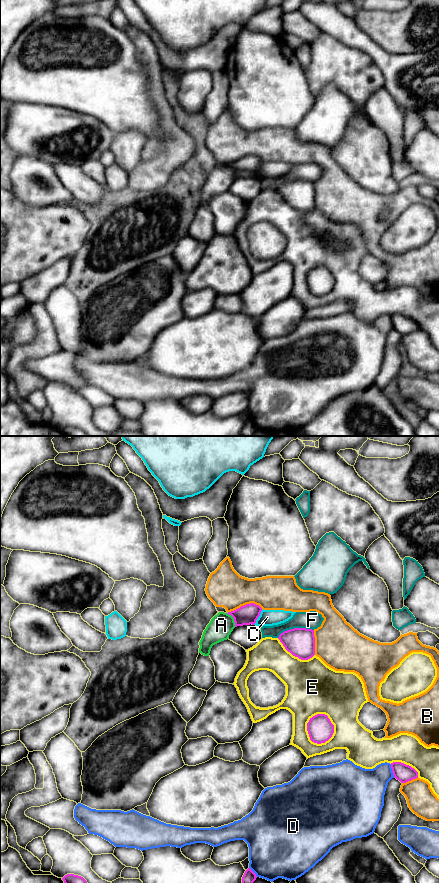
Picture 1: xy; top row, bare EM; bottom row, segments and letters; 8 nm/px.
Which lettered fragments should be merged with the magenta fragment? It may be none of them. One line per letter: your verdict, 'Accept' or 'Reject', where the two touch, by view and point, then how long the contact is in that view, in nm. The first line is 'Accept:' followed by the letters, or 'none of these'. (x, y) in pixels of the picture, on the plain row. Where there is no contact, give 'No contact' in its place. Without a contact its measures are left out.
Accept: none of these
A: Reject. Touches magenta at xy (234, 171). Shared border 130 nm
B: Reject. Touches magenta at xy (246, 156). Shared border 280 nm
C: Reject. Touches magenta at xy (258, 168). Shared border 150 nm
D: Reject. Touches magenta at xy (392, 323). Shared border 120 nm
E: Reject. Touches magenta at xy (333, 284). Shared border 260 nm
F: Reject. Touches magenta at xy (295, 180). Shared border 300 nm

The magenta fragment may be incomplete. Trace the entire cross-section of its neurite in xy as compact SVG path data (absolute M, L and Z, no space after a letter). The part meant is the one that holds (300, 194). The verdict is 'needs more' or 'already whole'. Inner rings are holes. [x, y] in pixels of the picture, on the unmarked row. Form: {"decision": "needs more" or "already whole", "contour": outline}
{"decision": "already whole", "contour": "M290 181L281 185L278 191L288 204L301 212L308 212L315 207L315 189L312 181Z"}

